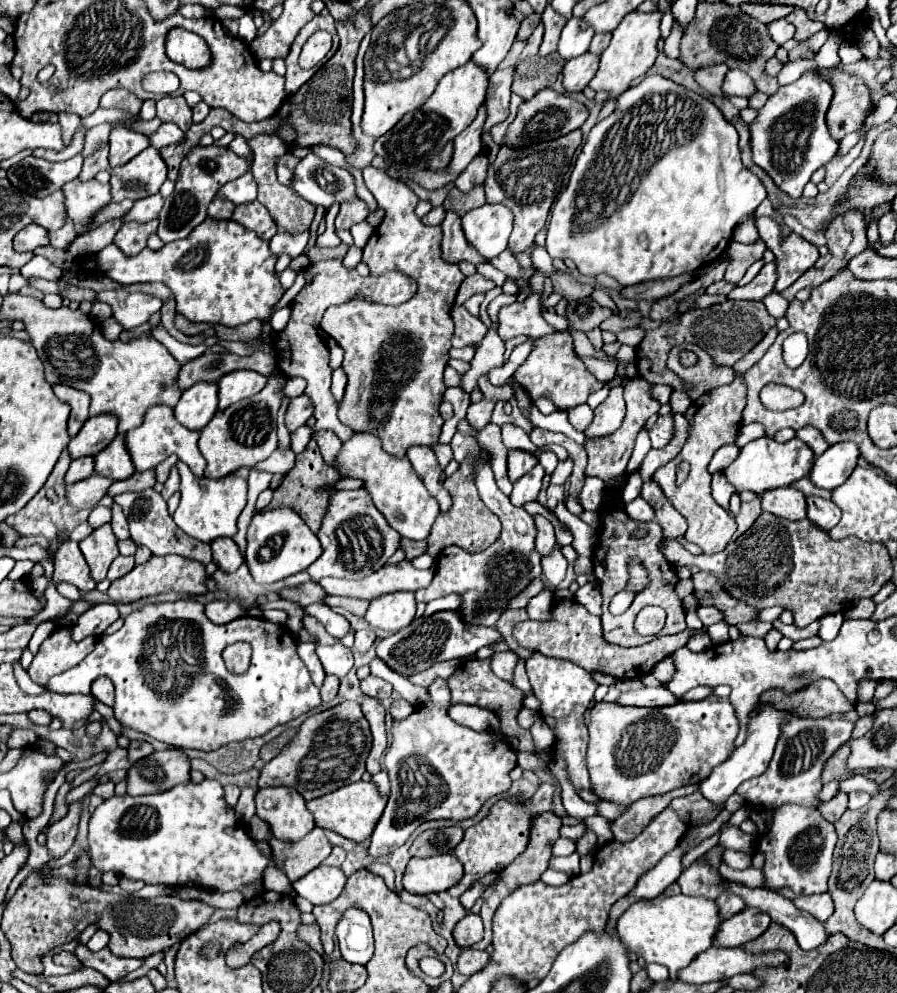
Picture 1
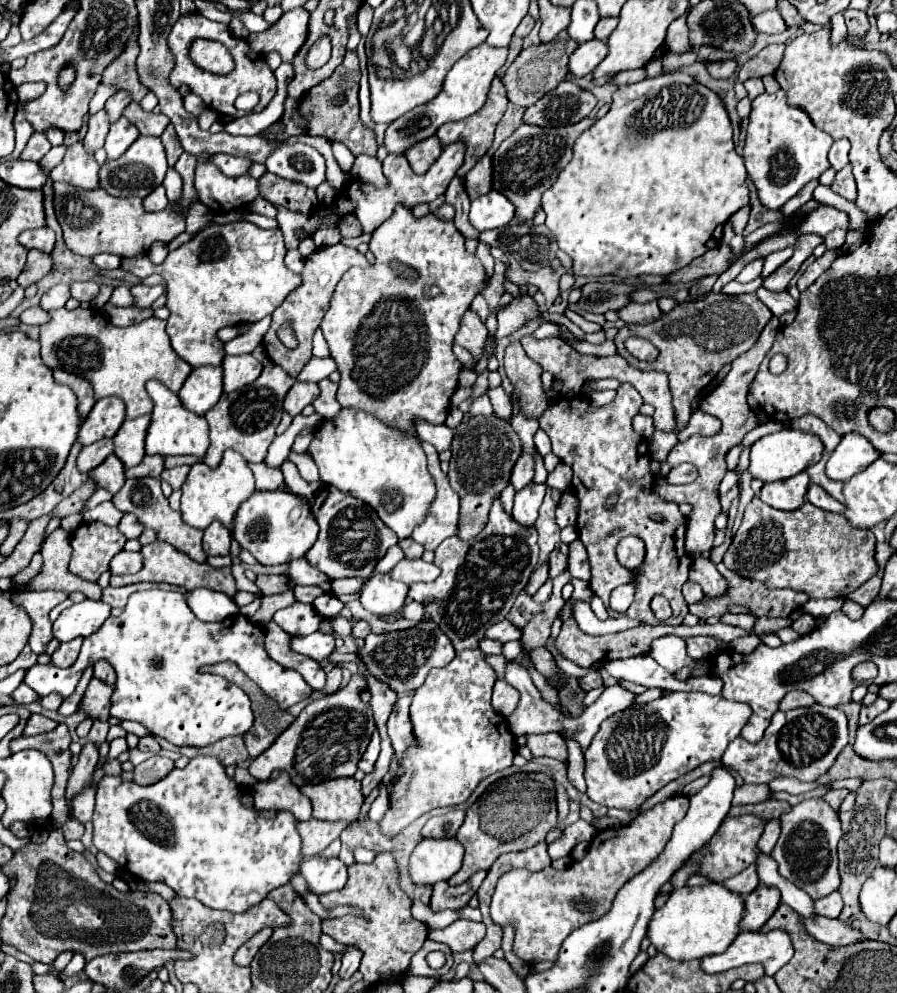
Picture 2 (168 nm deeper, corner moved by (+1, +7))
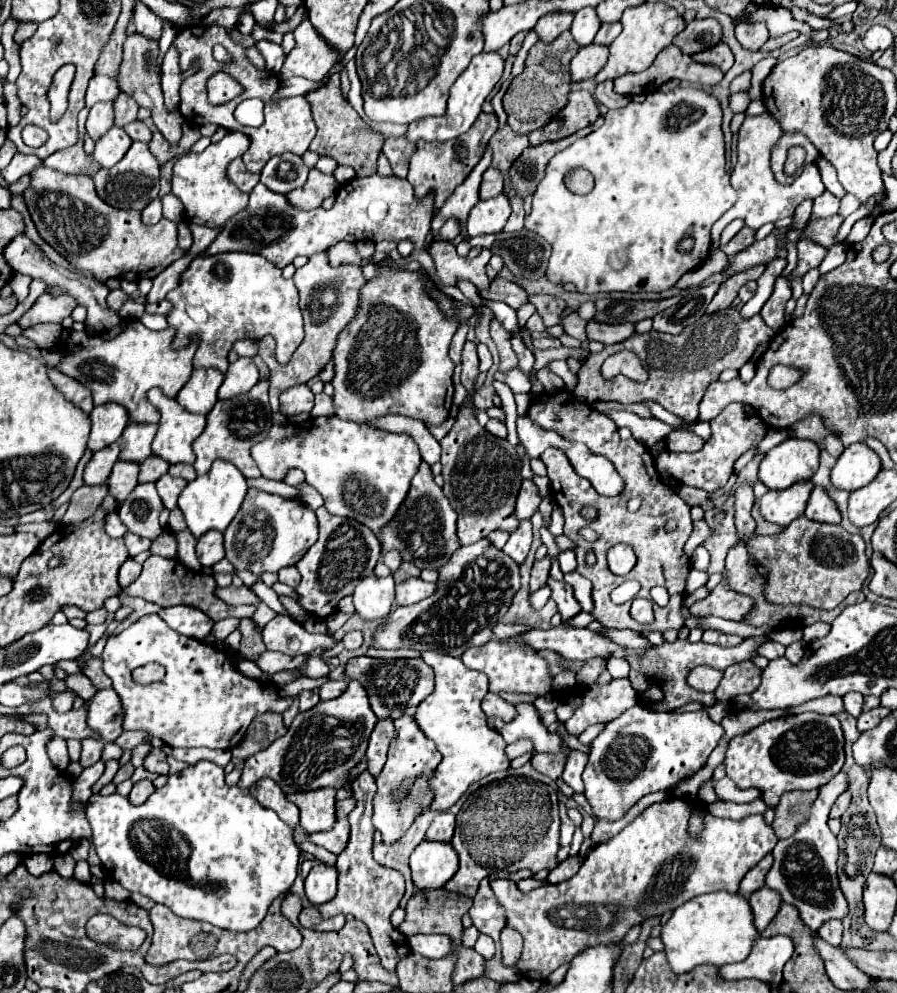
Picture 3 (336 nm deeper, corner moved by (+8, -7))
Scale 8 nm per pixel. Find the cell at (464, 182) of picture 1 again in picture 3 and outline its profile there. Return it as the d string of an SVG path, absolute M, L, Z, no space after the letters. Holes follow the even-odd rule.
M481 113L477 117L477 121L473 123L473 127L453 141L449 139L443 143L433 143L433 141L431 143L427 143L427 141L417 143L417 151L411 157L409 175L407 175L409 183L415 189L417 199L423 199L425 195L433 193L433 213L437 213L443 207L443 203L449 199L449 195L455 191L455 187L461 185L465 181L465 177L473 171L473 167L481 161L485 145L493 137L495 131L497 131L495 113L489 113L489 115Z

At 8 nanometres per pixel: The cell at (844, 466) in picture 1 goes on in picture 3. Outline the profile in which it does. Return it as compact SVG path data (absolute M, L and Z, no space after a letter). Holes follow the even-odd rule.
M853 443L837 459L837 465L833 467L831 473L831 481L839 489L855 491L869 485L879 471L881 471L879 455L865 443Z

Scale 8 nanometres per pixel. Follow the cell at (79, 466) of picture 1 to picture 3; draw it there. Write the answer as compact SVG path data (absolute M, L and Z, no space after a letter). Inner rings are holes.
M111 443L109 447L93 453L91 461L85 467L85 475L83 475L85 483L87 485L101 485L101 483L105 483L109 479L109 475L111 475L111 469L113 469L115 461L119 459L119 451L121 451L119 443Z

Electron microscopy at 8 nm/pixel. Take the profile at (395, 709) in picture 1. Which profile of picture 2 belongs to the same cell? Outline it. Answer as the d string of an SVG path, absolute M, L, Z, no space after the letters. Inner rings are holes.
M404 695L396 701L394 711L388 717L388 735L392 739L392 747L396 751L396 759L400 763L402 753L406 751L406 747L412 741L412 723L410 723L410 715L408 715L408 707L410 707L410 699L412 695Z

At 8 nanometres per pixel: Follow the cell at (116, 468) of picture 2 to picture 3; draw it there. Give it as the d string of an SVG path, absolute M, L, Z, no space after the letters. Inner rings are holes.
M117 461L109 477L109 495L115 497L117 501L125 501L127 495L137 487L137 473L139 463Z

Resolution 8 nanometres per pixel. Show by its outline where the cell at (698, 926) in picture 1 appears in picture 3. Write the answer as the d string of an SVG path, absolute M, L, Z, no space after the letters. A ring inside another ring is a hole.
M725 891L699 895L677 907L667 925L663 925L661 933L667 961L675 973L691 971L701 963L713 963L721 967L727 963L743 961L751 953L757 937L759 931L753 923L749 901L743 895Z

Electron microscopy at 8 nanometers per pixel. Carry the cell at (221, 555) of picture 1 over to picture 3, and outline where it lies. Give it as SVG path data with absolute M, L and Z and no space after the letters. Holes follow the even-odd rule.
M207 531L205 535L201 535L197 539L197 559L203 567L211 567L217 561L221 561L225 557L225 549L223 549L223 533L221 531Z

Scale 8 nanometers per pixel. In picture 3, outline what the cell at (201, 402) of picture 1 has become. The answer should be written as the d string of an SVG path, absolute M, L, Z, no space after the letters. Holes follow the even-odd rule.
M195 369L191 379L187 381L187 385L179 391L177 401L193 413L201 413L207 415L213 405L217 403L217 391L223 383L225 375L217 369Z

